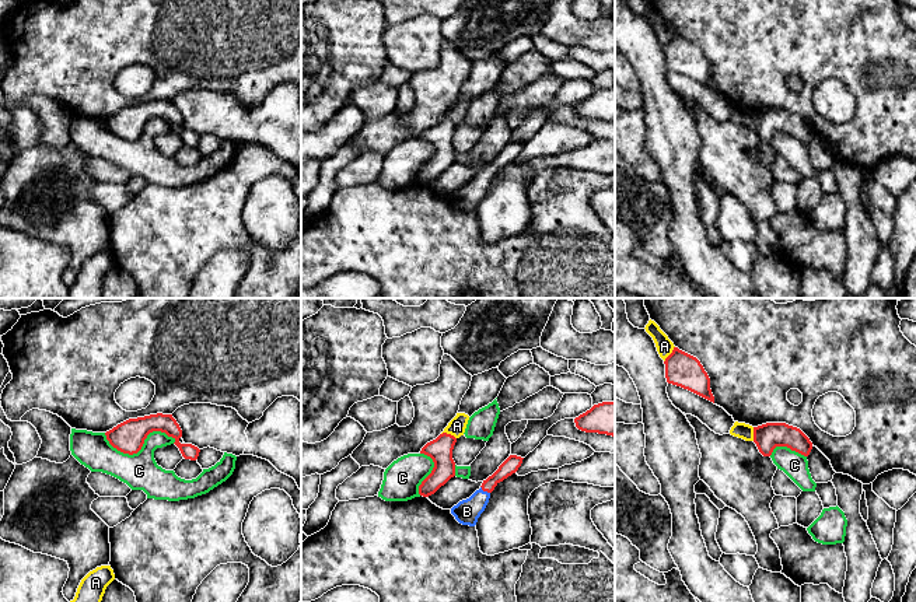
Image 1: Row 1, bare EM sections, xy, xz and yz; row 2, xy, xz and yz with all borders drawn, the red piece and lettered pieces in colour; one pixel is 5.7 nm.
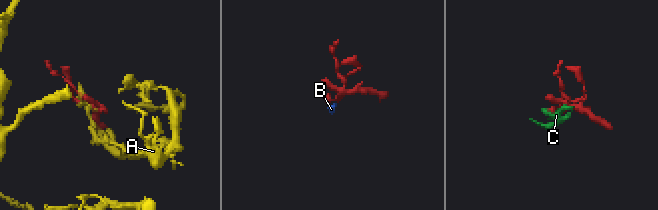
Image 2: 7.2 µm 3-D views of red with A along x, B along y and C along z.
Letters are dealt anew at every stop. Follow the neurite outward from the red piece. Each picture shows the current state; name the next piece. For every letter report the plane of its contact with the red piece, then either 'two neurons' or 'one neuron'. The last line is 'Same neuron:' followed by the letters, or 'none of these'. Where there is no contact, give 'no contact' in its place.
A: contact in xz; two neurons
B: contact in xz; one neuron
C: contact in xy; two neurons
Same neuron: B

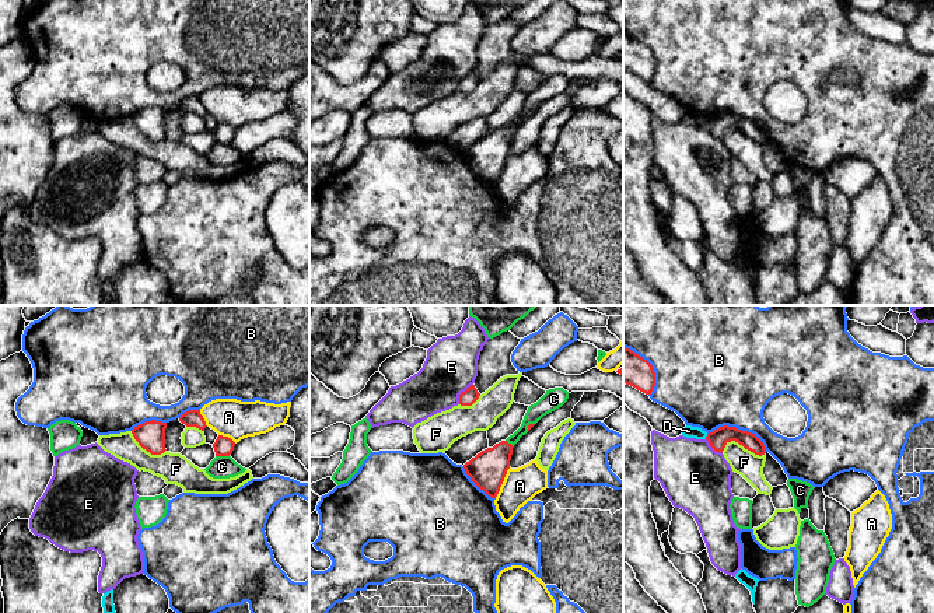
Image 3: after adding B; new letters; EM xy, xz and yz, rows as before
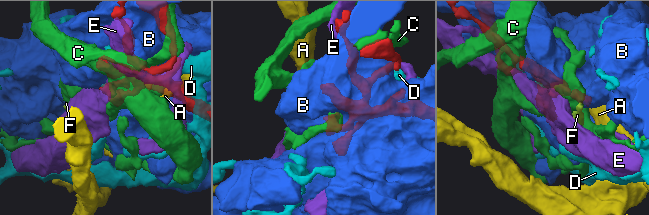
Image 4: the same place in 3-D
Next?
A: contact in xz; two neurons
B: contact in yz; two neurons
C: contact in xy; two neurons
D: contact in yz; two neurons
E: contact in xz; two neurons
F: contact in yz; two neurons
Same neuron: none of these

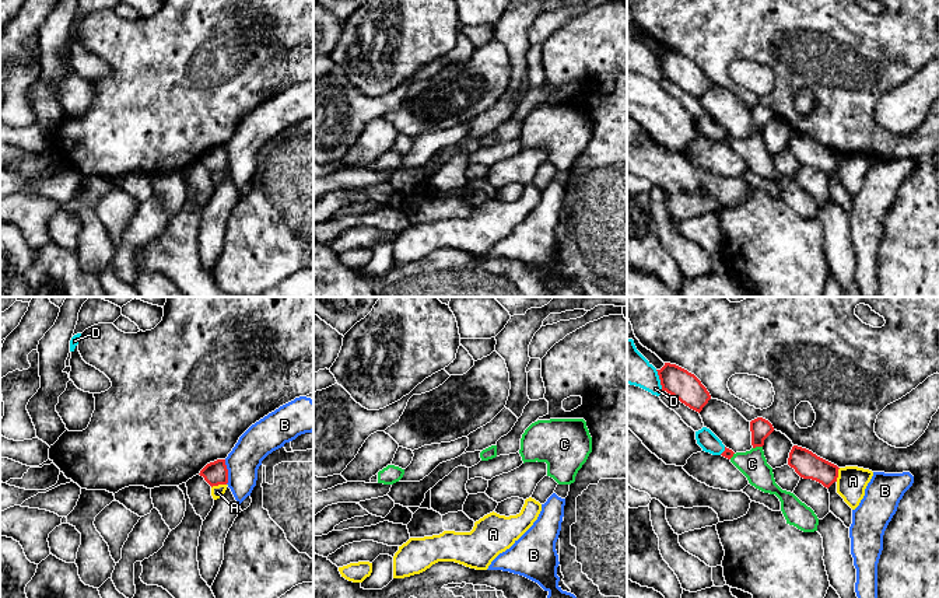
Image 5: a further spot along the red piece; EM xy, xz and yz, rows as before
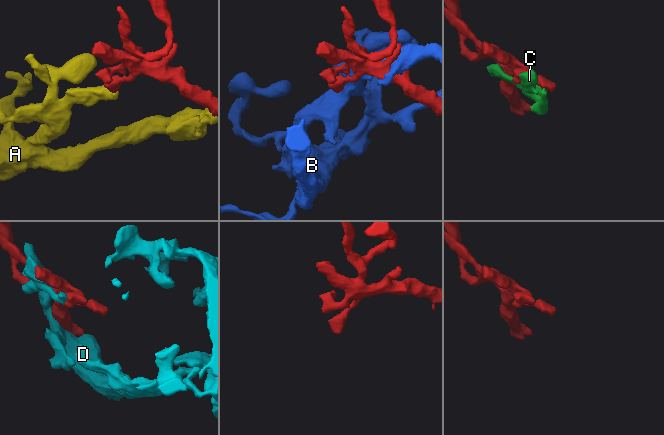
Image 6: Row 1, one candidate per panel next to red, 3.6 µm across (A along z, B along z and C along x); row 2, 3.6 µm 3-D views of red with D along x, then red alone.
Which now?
A: contact in xy; two neurons
B: contact in xy; two neurons
C: contact in yz; two neurons
D: contact in yz; two neurons
Same neuron: none of these

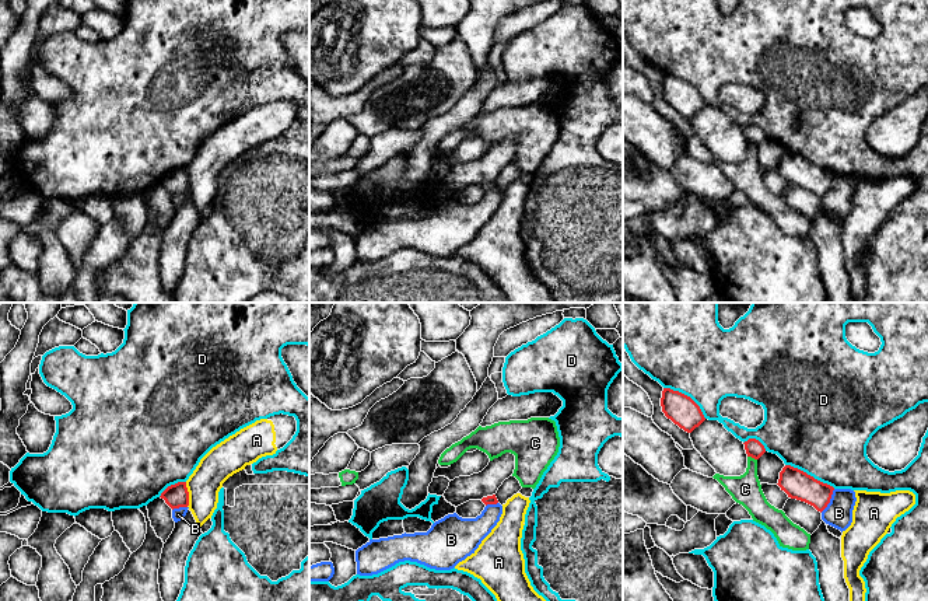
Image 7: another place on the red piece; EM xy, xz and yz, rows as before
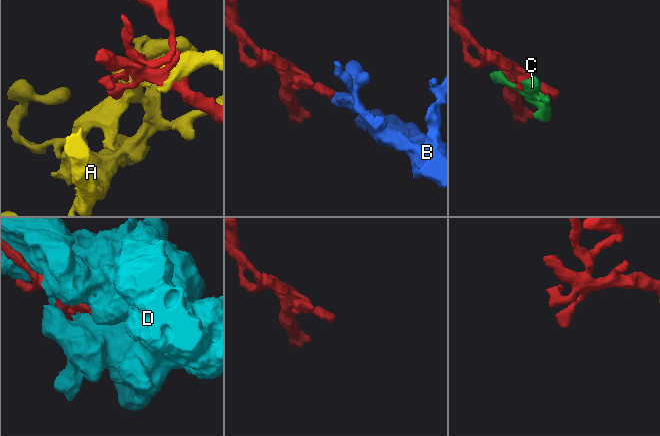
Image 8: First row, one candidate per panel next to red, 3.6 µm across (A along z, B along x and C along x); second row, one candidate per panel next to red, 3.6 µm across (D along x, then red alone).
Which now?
A: contact in xy; two neurons
B: contact in yz; two neurons
C: contact in yz; two neurons
D: contact in yz; two neurons
Same neuron: none of these

